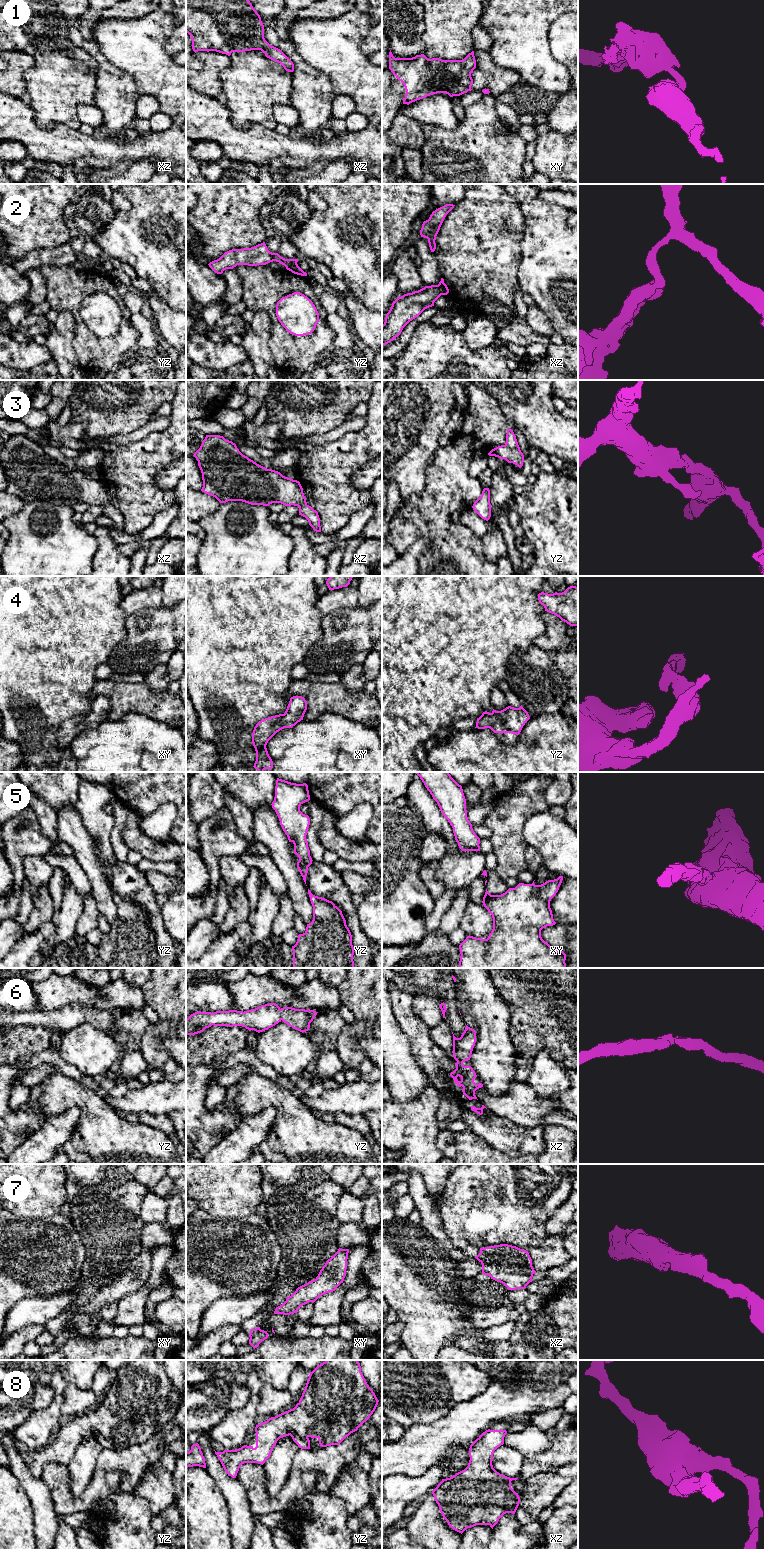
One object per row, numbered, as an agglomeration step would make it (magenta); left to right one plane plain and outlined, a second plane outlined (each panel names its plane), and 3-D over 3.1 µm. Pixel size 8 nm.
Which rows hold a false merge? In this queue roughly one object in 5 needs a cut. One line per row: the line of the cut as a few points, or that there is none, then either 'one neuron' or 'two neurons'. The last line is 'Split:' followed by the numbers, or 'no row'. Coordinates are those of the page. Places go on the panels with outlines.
1: no cut; one neuron
2: cut in xz along (436, 285), (441, 294); two neurons
3: no cut; one neuron
4: no cut; one neuron
5: no cut; one neuron
6: no cut; one neuron
7: no cut; one neuron
8: no cut; one neuron
Split: 2

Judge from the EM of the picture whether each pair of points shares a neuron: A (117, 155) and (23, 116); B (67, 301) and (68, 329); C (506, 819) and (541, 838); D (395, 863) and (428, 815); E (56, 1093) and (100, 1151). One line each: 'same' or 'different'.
A: same
B: different
C: different
D: different
E: same

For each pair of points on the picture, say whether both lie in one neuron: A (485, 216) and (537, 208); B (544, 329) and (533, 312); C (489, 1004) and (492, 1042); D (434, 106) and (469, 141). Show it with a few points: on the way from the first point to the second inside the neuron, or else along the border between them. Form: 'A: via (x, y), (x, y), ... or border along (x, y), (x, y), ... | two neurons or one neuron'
A: border along (520, 203), (520, 209), (524, 218), (523, 234) | two neurons
B: via (541, 325), (535, 316) | one neuron
C: via (489, 1013), (492, 1033) | one neuron
D: border along (459, 121), (452, 130), (433, 124) | two neurons

